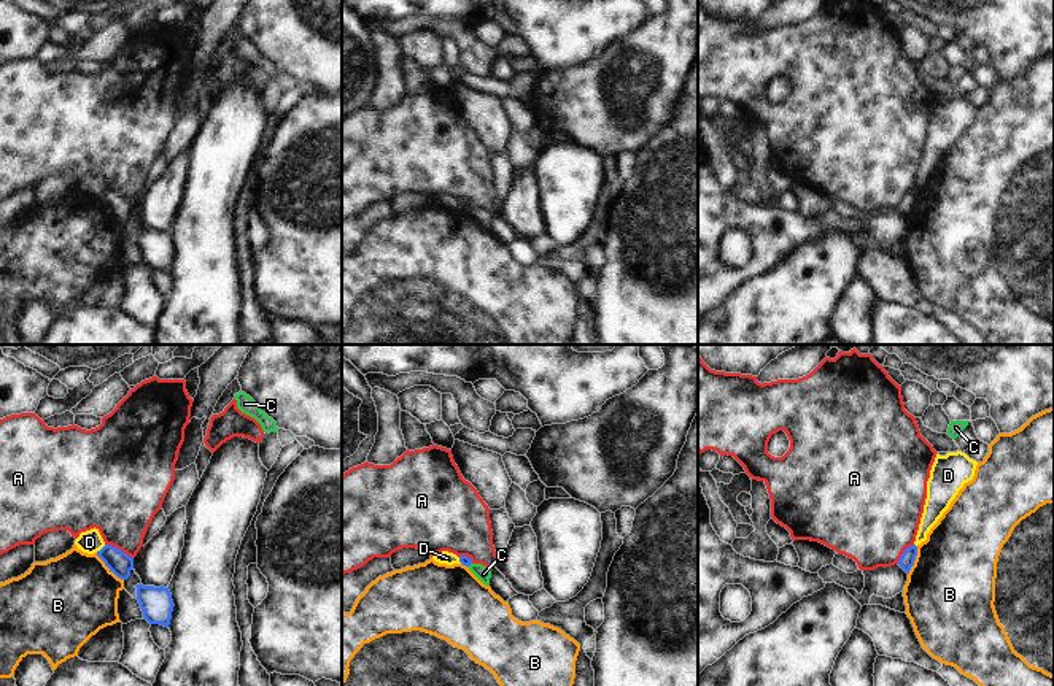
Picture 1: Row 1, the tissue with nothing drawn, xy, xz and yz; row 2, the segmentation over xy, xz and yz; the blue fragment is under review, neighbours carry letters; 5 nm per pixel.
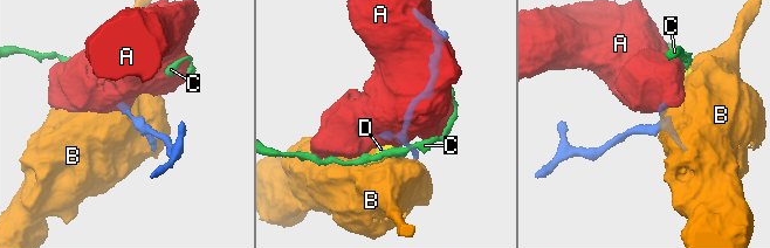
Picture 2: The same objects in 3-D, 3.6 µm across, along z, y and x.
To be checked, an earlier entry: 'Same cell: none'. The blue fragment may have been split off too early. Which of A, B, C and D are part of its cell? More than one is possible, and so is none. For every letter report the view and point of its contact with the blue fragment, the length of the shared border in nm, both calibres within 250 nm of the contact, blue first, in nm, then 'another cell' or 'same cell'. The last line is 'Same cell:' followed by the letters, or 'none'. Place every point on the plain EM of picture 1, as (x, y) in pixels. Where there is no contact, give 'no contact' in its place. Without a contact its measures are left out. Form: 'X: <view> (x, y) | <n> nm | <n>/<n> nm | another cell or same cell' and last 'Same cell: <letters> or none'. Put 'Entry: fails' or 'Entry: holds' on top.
Entry: fails
A: xy (120, 194) | 160 nm | 120/360 nm | another cell
B: xy (108, 211) | 200 nm | 120/440 nm | another cell
C: xz (469, 208) | 30 nm | 50/80 nm | same cell
D: xy (102, 192) | 70 nm | 120/120 nm | another cell
Same cell: C

